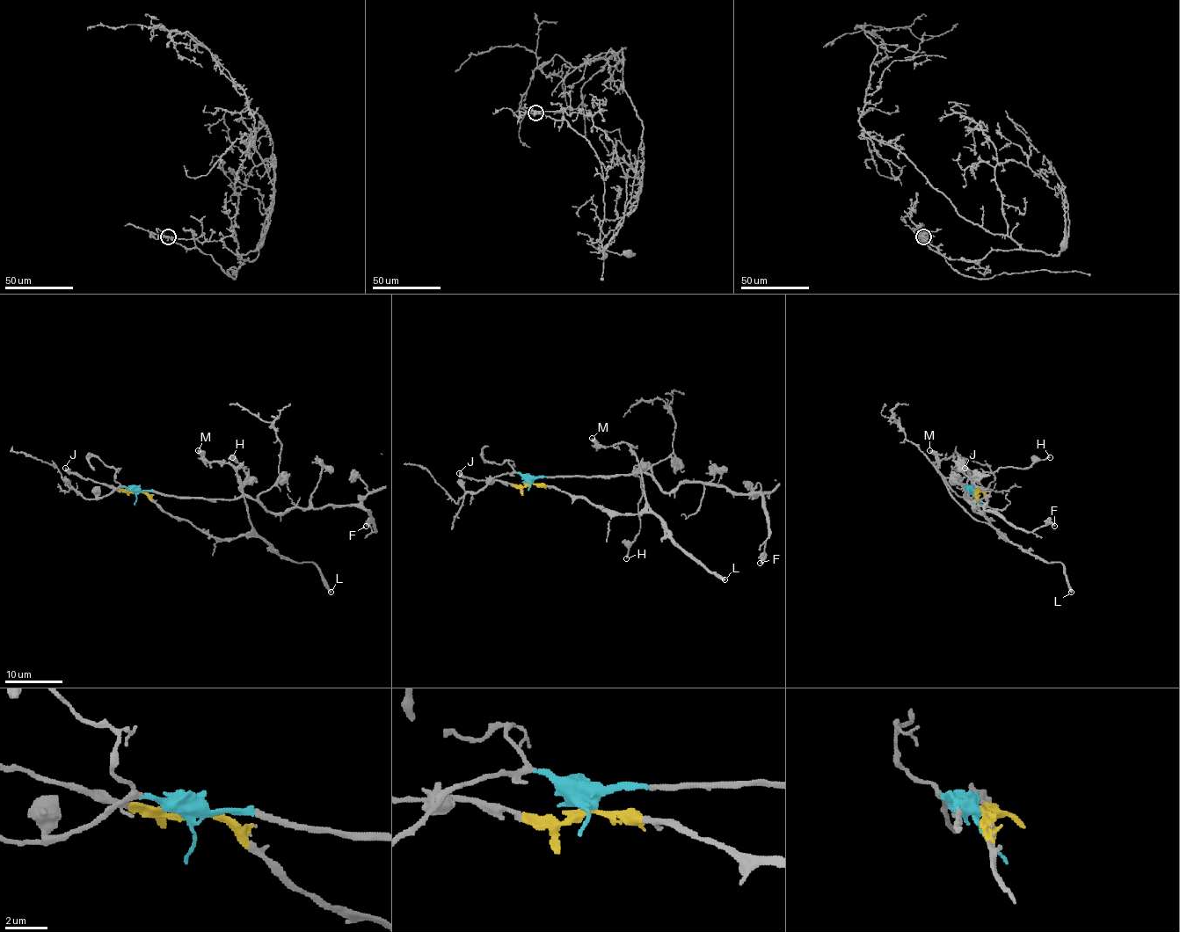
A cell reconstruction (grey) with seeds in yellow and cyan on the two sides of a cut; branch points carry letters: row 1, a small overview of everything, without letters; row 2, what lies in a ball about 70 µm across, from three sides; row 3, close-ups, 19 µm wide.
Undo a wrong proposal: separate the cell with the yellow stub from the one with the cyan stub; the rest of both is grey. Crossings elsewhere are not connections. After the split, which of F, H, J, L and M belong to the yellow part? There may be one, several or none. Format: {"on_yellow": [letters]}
{"on_yellow": ["J", "L", "M"]}

